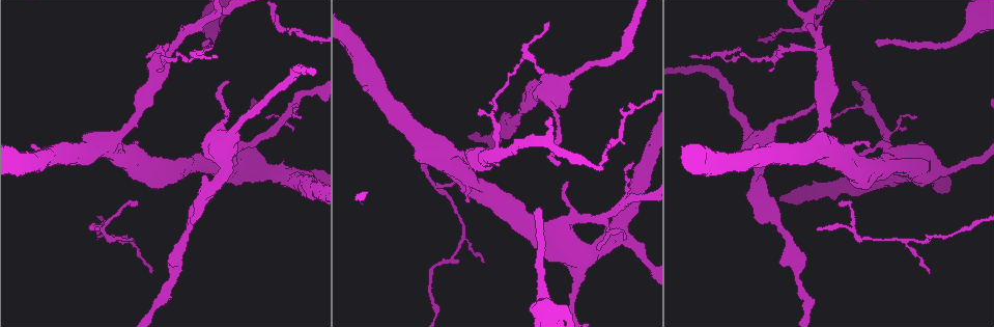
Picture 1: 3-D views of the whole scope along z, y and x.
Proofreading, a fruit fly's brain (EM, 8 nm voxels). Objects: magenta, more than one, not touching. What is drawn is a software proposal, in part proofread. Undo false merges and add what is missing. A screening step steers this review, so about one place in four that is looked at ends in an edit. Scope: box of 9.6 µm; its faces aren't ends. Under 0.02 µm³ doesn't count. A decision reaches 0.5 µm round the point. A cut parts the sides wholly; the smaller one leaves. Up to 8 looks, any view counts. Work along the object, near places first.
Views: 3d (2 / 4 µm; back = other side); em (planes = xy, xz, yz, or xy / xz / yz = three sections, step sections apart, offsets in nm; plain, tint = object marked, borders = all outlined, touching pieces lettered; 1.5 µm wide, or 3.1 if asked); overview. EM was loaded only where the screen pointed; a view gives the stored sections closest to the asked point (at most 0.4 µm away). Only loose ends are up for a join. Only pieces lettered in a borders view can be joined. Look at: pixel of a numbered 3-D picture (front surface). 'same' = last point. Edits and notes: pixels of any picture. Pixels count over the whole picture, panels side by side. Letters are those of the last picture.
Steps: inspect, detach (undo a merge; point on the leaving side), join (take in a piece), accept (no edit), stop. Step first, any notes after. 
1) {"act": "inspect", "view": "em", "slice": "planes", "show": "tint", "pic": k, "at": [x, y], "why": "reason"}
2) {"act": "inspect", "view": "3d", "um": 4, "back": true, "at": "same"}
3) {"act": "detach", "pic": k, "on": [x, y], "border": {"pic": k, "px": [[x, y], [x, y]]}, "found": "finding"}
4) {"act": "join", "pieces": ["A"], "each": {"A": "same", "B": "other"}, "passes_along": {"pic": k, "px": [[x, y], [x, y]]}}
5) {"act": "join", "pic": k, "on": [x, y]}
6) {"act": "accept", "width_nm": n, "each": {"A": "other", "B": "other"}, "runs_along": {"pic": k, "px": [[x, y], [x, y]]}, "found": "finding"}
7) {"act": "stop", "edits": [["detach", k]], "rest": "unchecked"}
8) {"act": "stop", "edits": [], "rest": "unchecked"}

{"act": "inspect", "view": "3d", "um": 2, "pic": 1, "at": [538, 209], "why": "an open end"}

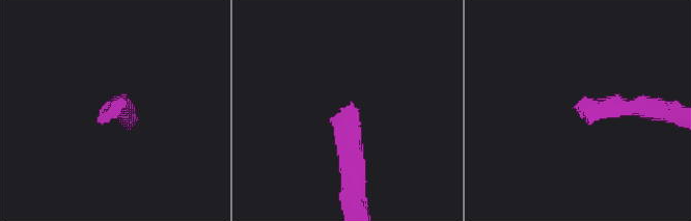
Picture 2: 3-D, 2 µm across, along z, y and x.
{"act": "inspect", "view": "em", "slice": "planes", "show": "borders", "pic": 2, "at": [576, 110], "why": "now the EM"}

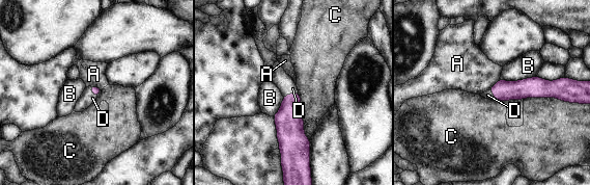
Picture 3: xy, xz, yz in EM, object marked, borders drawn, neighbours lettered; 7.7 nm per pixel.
{"act": "join", "pieces": ["D"], "each": {"A": "other", "B": "other", "C": "other", "D": "same"}, "found": "it goes on there"}

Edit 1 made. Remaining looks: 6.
{"act": "inspect", "view": "3d", "um": 4, "pic": 1, "at": [291, 131], "why": "free end"}

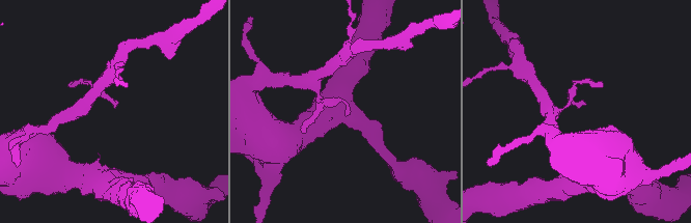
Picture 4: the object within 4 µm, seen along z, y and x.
{"act": "inspect", "view": "em", "slice": "yz", "step": 4, "show": "tint", "pic": 4, "at": [346, 114]}

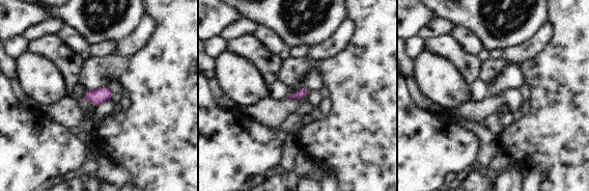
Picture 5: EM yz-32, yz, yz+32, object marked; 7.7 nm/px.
{"act": "inspect", "view": "em", "slice": "planes", "show": "borders", "at": "same", "why": "another direction"}

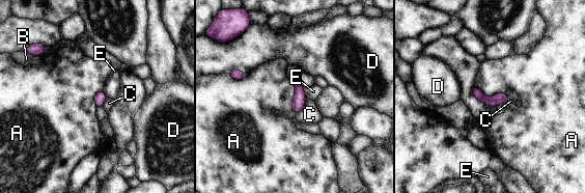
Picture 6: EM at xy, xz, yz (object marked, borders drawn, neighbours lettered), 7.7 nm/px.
{"act": "accept", "width_nm": 90, "longest_contact_nm": ["A", 260], "each": {"A": "other", "B": "other", "C": "other", "D": "other", "E": "other"}, "found": "none of them fits"}

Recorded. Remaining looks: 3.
{"act": "stop", "edits": [["join", 3]], "rest": "unchecked"}

